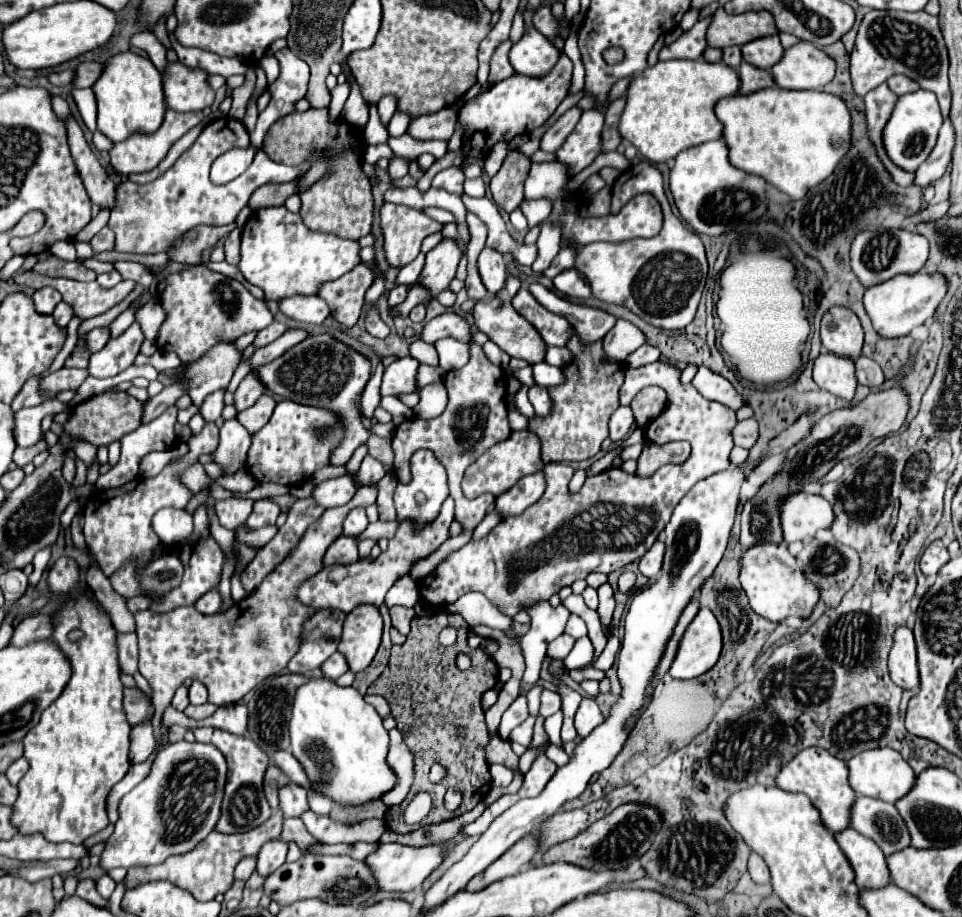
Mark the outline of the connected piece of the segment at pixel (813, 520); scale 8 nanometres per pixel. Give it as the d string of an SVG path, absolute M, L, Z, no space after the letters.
M795 492L779 500L779 518L785 542L813 538L817 530L829 528L833 522L833 508L825 498L807 492Z

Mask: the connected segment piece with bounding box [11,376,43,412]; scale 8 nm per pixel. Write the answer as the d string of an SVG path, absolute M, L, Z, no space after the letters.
M33 376L25 382L21 394L17 394L17 398L13 400L11 408L17 412L21 408L29 408L29 406L37 406L43 402L43 394L41 394L41 380L43 376Z

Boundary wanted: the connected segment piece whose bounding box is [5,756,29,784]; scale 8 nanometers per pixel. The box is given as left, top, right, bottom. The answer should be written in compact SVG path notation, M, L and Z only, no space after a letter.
M21 756L19 760L15 760L15 762L7 768L7 772L5 772L5 774L7 774L7 778L9 778L9 782L11 782L11 784L19 784L19 780L25 776L25 772L27 772L27 770L29 770L29 762Z

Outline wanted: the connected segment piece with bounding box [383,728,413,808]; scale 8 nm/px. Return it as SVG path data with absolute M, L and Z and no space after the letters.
M397 728L391 730L389 736L391 736L389 766L393 766L393 772L397 774L397 786L389 794L385 794L385 798L383 798L387 808L399 806L407 798L411 784L413 784L413 754L407 748L407 744Z

